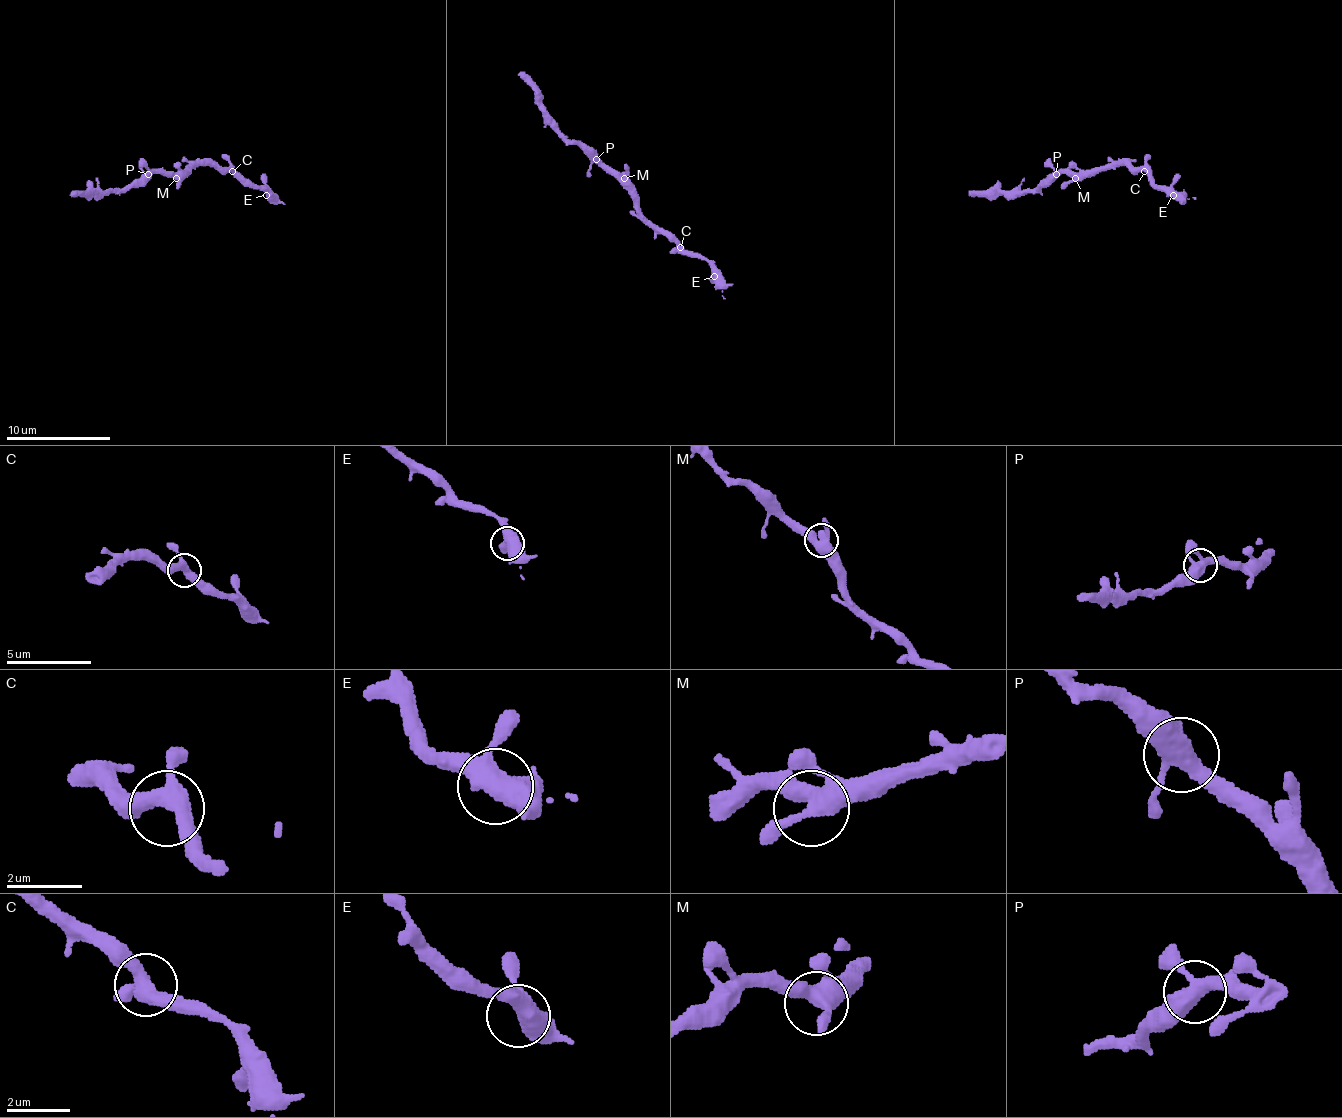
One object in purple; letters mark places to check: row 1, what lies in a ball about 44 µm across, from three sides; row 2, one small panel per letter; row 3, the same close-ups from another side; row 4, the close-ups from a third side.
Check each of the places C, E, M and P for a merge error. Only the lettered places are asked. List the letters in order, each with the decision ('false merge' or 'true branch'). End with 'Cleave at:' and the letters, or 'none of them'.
C: true branch
E: true branch
M: true branch
P: true branch
Cleave at: none of them

